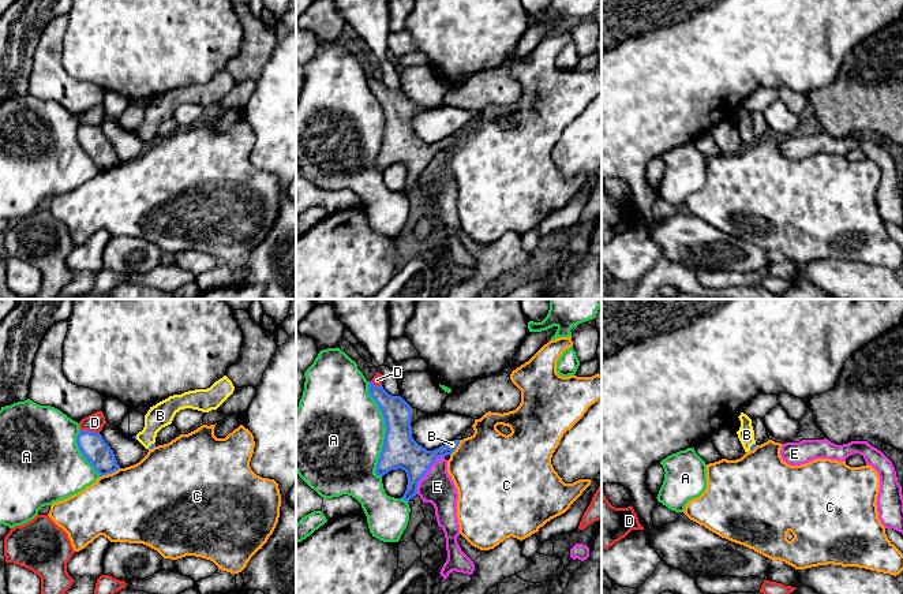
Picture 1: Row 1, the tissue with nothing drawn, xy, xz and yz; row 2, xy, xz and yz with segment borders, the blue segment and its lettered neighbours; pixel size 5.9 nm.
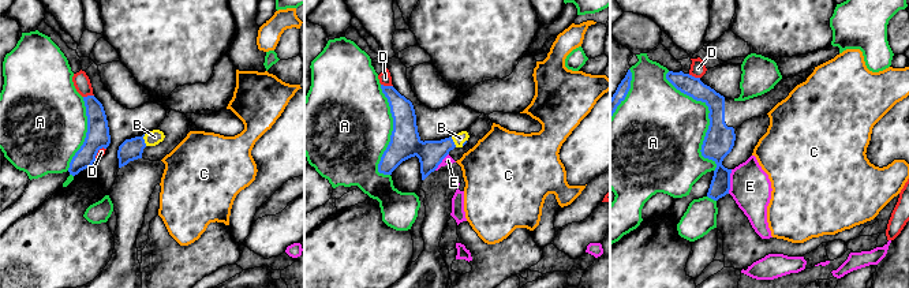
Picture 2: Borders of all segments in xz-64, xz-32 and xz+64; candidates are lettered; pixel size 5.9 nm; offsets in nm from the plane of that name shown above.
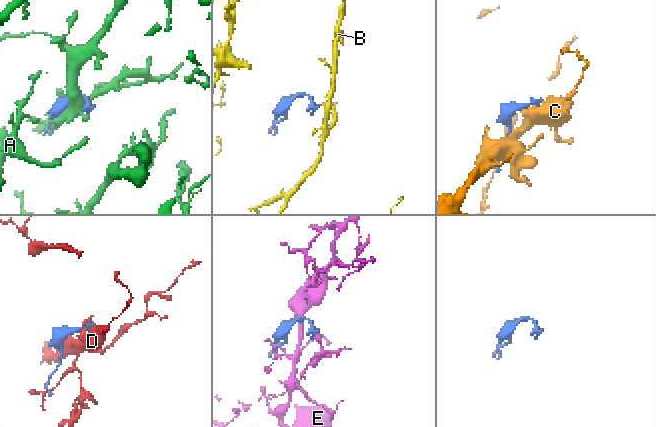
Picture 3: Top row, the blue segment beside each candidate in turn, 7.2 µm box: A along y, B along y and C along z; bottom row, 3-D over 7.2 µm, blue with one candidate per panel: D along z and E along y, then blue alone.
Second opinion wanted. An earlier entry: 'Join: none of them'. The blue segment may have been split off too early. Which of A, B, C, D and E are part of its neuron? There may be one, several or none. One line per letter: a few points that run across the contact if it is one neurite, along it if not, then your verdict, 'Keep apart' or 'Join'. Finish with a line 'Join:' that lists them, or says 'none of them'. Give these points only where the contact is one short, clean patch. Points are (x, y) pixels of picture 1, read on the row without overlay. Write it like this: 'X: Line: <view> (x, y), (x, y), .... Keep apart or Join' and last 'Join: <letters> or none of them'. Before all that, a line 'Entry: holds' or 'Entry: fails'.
Entry: fails
A: Keep apart
B: Line: xz (413, 153), (426, 153), (452, 142), (452, 138). Join
C: Keep apart
D: Keep apart
E: Line: xz (443, 149), (435, 154), (422, 172), (416, 187). Keep apart
Join: B

